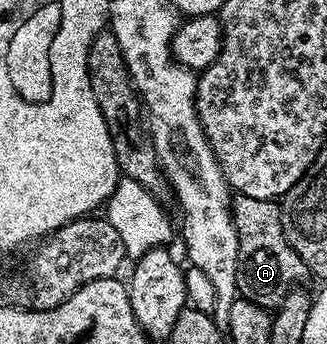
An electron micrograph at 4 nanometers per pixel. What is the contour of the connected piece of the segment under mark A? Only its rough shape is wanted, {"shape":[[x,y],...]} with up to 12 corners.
{"shape":[[235,194],[239,296],[277,309],[308,272],[275,200]]}

